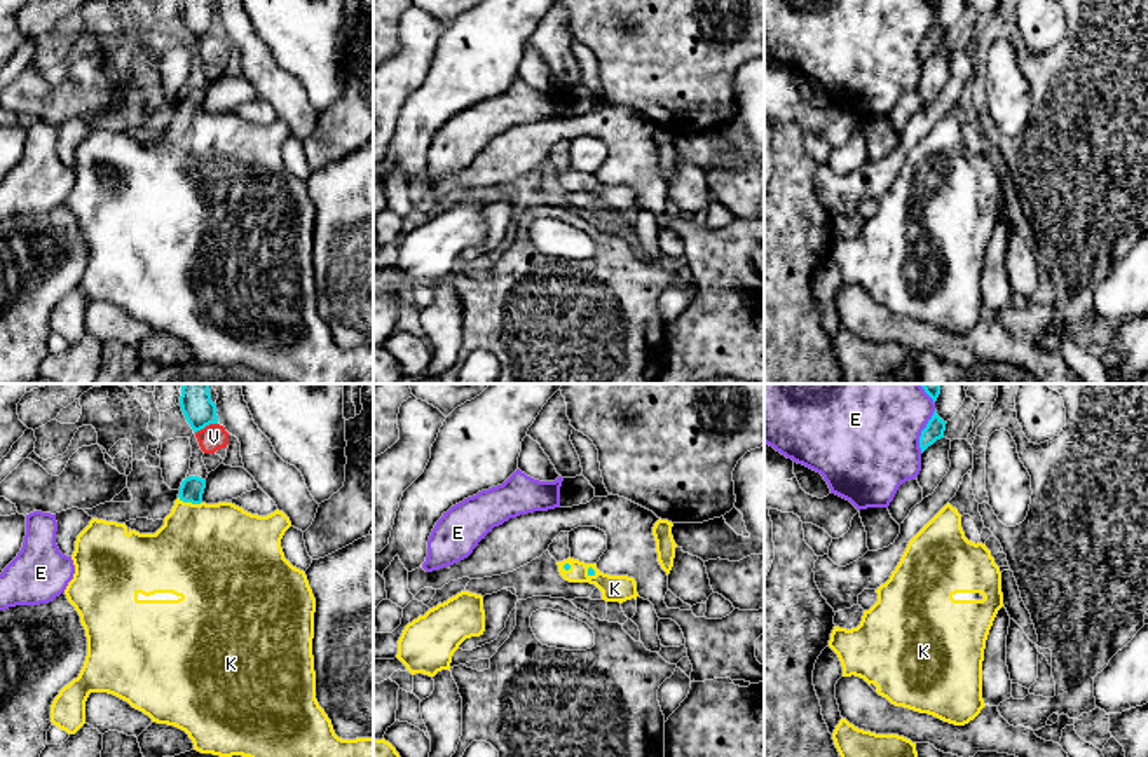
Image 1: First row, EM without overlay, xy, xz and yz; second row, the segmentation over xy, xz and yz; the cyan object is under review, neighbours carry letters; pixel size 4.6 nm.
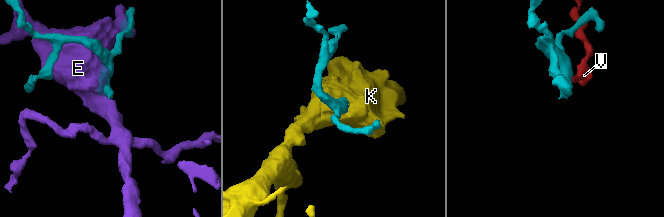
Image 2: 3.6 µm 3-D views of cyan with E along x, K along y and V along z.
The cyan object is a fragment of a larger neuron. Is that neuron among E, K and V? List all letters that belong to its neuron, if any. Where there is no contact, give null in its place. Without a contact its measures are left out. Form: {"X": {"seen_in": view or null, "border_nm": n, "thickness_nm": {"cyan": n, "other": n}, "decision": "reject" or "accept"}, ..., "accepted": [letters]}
{"E": {"seen_in": "yz", "border_nm": 220, "thickness_nm": {"cyan": 90, "other": 460}, "decision": "reject"}, "K": {"seen_in": "xy", "border_nm": 120, "thickness_nm": {"cyan": 110, "other": 460}, "decision": "accept"}, "V": {"seen_in": "xy", "border_nm": 120, "thickness_nm": {"cyan": 150, "other": 120}, "decision": "reject"}, "accepted": ["K"]}

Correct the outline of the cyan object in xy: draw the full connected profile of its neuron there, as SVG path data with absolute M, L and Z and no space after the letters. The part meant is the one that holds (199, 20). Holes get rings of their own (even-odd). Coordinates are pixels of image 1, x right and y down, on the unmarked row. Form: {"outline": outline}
{"outline": "M181 0L180 16L194 42L218 33L216 14L209 0Z"}

